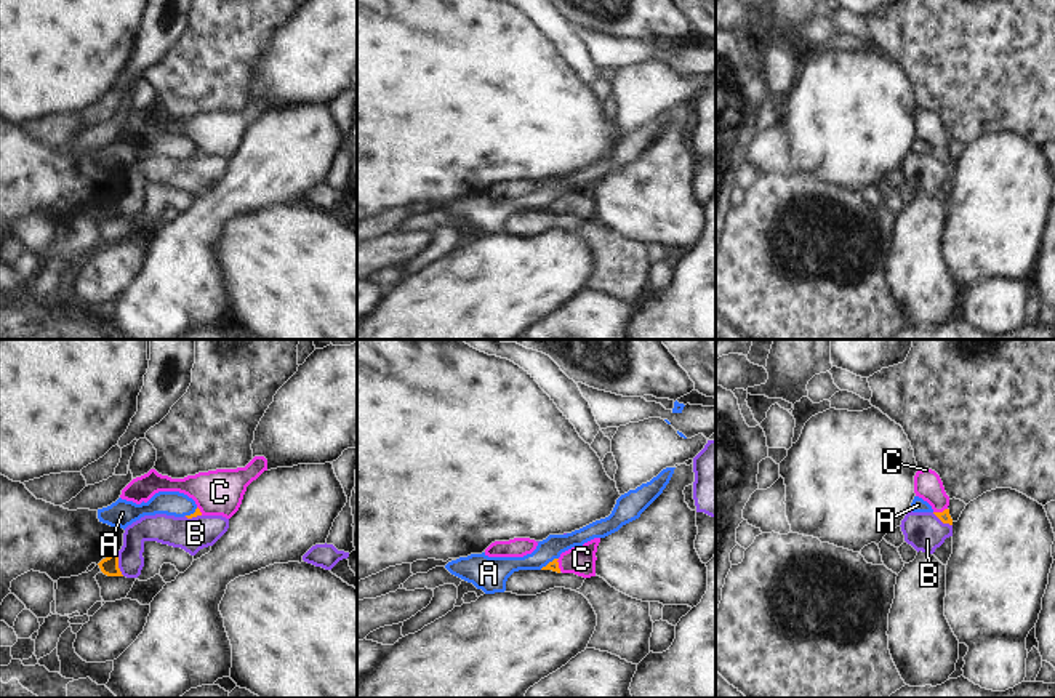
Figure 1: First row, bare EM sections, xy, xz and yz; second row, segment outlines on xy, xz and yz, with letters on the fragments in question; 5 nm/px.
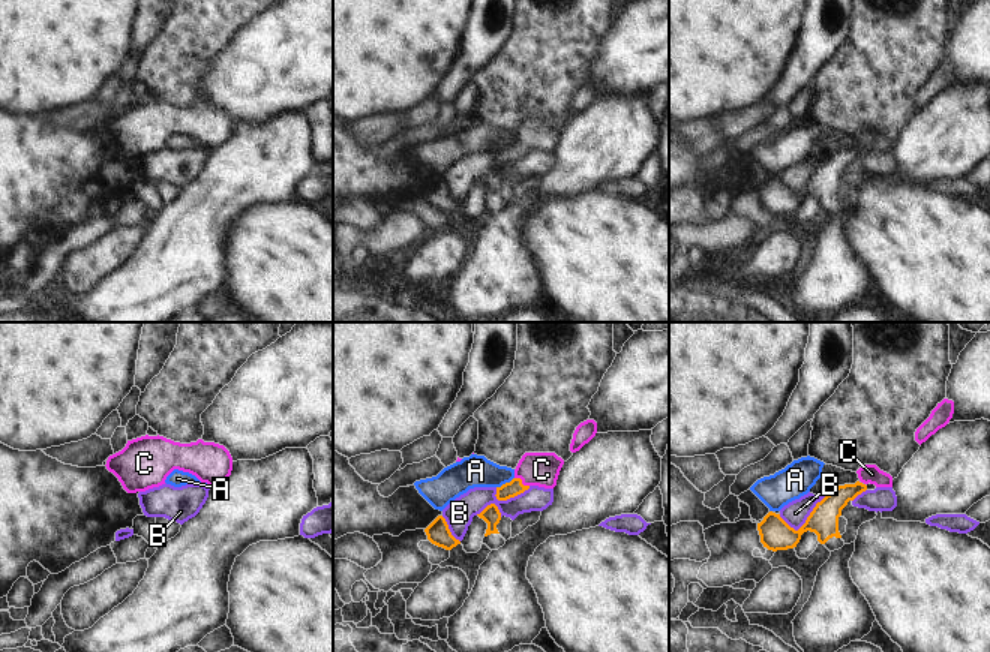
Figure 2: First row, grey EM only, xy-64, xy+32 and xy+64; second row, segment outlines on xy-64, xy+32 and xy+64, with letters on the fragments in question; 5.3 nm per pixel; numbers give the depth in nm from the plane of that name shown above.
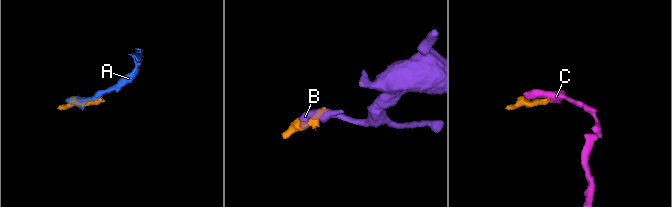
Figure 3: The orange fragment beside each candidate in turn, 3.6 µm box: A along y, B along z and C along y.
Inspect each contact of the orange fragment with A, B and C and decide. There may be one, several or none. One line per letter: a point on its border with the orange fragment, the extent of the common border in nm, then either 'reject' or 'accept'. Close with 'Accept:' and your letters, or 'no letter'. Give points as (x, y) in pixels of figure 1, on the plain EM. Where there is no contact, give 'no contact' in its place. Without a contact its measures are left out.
A: contact xz (549, 204); length 110 nm; reject
B: contact xy (117, 205); length 120 nm; reject
C: contact yz (940, 154); length 80 nm; accept
Accept: C

